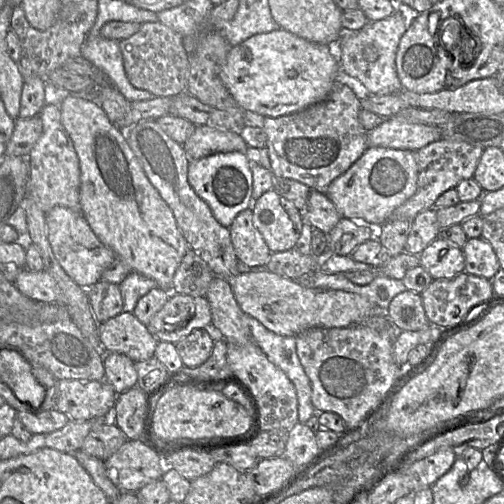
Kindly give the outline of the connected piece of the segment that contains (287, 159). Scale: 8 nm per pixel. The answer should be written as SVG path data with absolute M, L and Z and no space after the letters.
M342 72L339 81L326 99L310 105L298 112L280 116L265 117L263 129L267 135L266 149L271 161L271 172L275 179L293 179L301 182L312 190L325 193L330 183L346 172L368 149L367 131L359 121L362 110L361 100L354 93L354 83L344 81Z

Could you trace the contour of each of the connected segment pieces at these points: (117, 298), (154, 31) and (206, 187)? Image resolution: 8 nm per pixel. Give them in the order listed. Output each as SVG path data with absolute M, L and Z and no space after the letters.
M99 280L86 290L92 312L98 322L103 323L123 311L119 285Z
M159 21L144 23L131 37L121 40L119 47L126 76L134 87L149 91L155 97L175 97L187 92L189 54L182 37L166 25Z
M245 152L216 153L198 160L191 160L188 180L194 191L210 207L216 220L230 227L239 213L252 205L253 164Z

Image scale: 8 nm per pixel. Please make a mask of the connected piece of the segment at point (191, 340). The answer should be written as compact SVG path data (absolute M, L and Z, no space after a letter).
M211 328L196 329L175 343L185 367L195 368L210 357L217 334Z

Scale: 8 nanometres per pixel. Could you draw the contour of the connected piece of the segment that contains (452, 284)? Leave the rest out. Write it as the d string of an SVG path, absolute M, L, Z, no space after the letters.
M463 271L452 279L433 279L420 295L430 324L441 328L459 322L473 305L487 299L492 291L491 280Z

